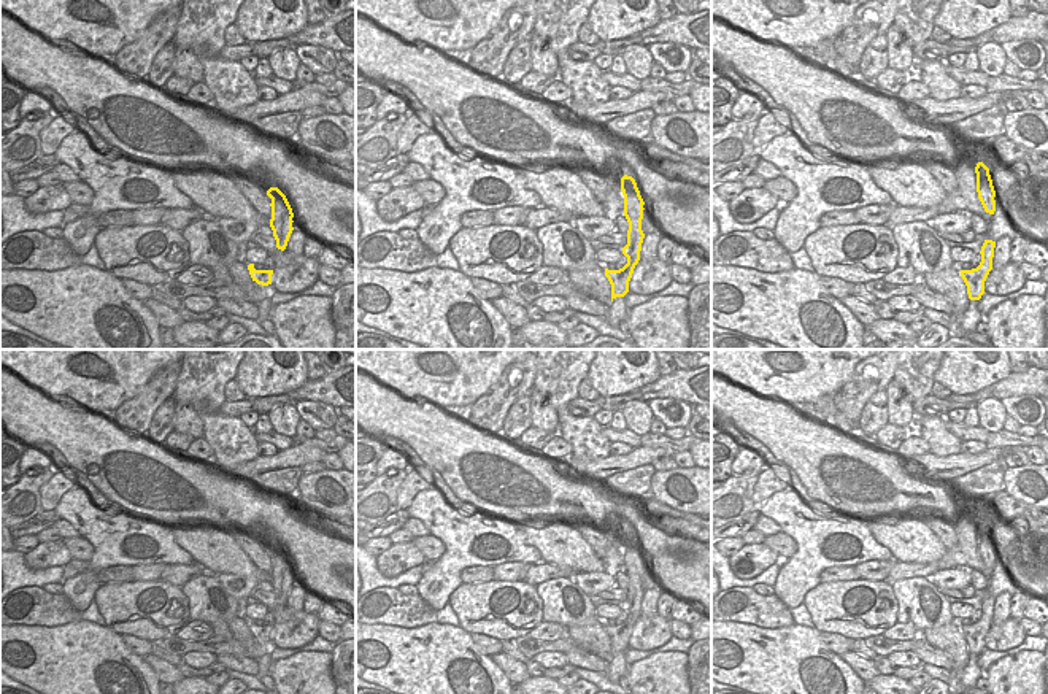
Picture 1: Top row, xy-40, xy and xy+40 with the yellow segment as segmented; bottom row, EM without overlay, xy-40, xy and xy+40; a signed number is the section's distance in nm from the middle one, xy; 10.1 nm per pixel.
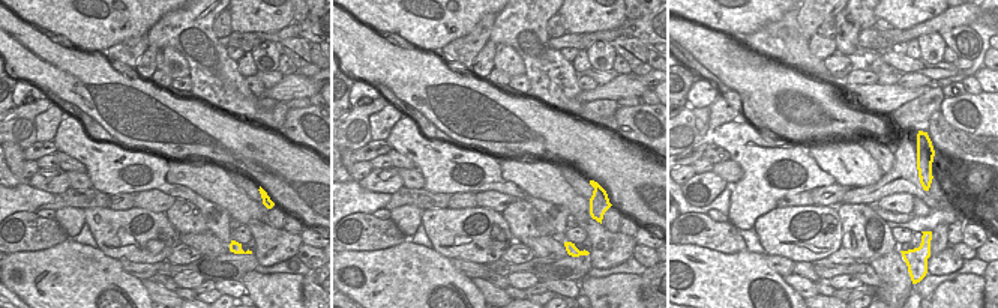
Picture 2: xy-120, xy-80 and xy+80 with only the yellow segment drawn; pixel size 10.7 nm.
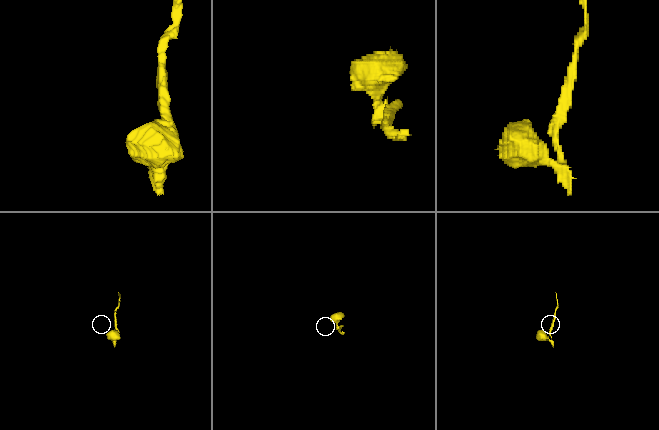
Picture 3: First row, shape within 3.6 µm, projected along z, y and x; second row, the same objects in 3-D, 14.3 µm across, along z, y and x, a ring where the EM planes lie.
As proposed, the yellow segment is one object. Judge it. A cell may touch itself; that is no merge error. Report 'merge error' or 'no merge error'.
no merge error

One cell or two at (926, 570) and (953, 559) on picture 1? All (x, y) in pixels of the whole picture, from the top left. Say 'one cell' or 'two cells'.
one cell

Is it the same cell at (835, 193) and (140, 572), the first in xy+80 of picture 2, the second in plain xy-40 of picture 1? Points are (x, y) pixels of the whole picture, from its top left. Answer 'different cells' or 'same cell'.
same cell

